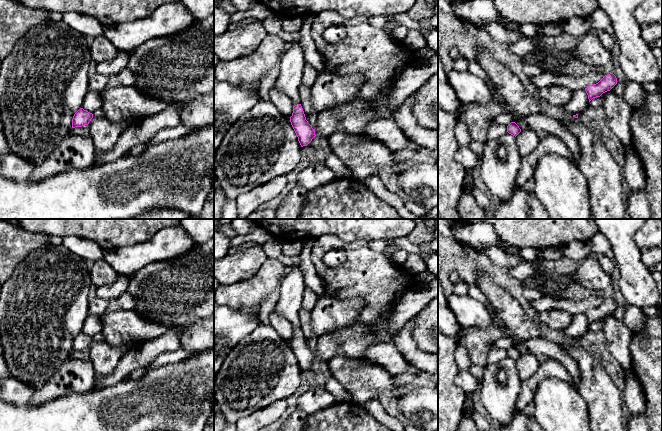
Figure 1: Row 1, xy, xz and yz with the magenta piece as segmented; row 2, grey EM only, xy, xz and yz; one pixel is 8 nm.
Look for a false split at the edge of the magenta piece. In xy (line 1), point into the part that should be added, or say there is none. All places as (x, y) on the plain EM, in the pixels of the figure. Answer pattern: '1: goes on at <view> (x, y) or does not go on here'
1: does not go on here

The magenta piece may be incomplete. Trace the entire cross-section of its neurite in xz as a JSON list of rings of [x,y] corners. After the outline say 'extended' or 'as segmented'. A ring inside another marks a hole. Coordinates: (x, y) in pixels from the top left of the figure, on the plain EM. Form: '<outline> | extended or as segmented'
[[[301,328],[293,330],[293,337],[290,341],[290,346],[298,361],[301,371],[307,370],[316,360],[315,353],[313,353],[306,344]]] | as segmented

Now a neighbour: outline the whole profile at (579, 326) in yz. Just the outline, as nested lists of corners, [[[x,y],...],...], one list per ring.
[[[582,313],[574,315],[571,324],[562,331],[572,339],[576,339],[588,332],[588,328],[588,319],[585,313]]]

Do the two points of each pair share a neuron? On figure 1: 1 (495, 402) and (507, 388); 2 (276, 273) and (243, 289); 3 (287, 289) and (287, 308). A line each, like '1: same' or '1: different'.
1: same
2: same
3: same

